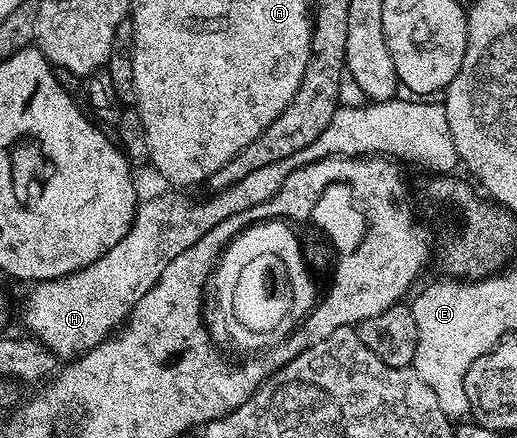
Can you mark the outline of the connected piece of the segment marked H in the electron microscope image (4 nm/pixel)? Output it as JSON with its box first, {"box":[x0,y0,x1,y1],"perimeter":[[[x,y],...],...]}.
{"box":[25,96,459,360],"perimeter":[[[398,96],[389,99],[388,102],[369,102],[365,106],[342,105],[331,116],[331,124],[323,128],[323,136],[319,140],[314,140],[312,144],[307,144],[303,152],[295,152],[295,156],[287,156],[283,160],[275,160],[275,164],[267,164],[263,168],[250,172],[248,176],[243,176],[230,186],[220,187],[210,198],[205,198],[202,202],[196,202],[193,198],[188,198],[185,192],[169,192],[173,194],[161,194],[158,198],[149,198],[140,203],[137,207],[137,214],[133,218],[131,228],[123,240],[119,240],[115,251],[117,258],[117,290],[97,290],[97,282],[93,279],[95,273],[94,267],[88,266],[82,270],[76,270],[75,273],[67,275],[65,278],[52,278],[49,282],[39,282],[32,287],[29,294],[29,311],[25,314],[26,324],[33,330],[40,341],[44,342],[58,359],[69,360],[74,356],[80,356],[87,350],[93,350],[100,342],[105,341],[124,323],[125,319],[151,292],[151,288],[163,276],[163,268],[179,256],[179,252],[187,252],[199,236],[211,232],[215,224],[227,220],[227,216],[235,216],[235,212],[247,212],[247,208],[255,208],[267,200],[274,198],[283,188],[283,180],[291,176],[299,168],[303,168],[312,162],[318,162],[324,158],[359,158],[362,156],[388,156],[390,159],[398,160],[402,158],[405,162],[418,162],[421,166],[433,170],[434,175],[449,176],[454,173],[453,169],[458,169],[459,159],[455,152],[455,140],[451,140],[451,128],[447,124],[447,112],[440,101],[435,100],[411,100],[408,102],[405,96]]]}

